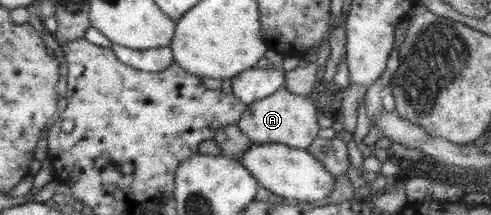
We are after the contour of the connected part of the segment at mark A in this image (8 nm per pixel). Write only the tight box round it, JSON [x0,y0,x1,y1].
[236,87,317,150]

